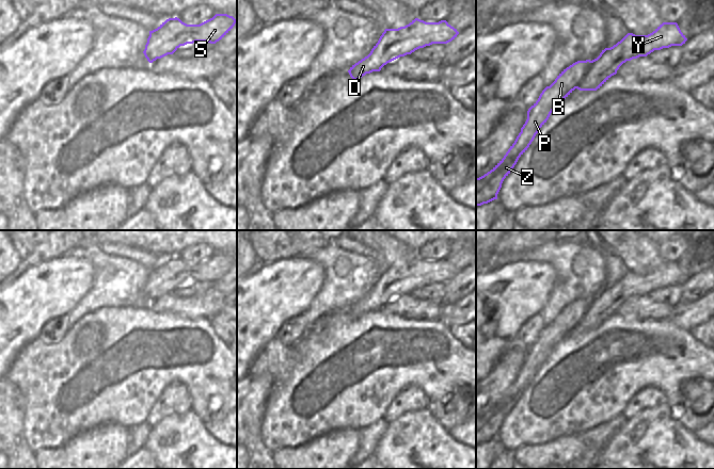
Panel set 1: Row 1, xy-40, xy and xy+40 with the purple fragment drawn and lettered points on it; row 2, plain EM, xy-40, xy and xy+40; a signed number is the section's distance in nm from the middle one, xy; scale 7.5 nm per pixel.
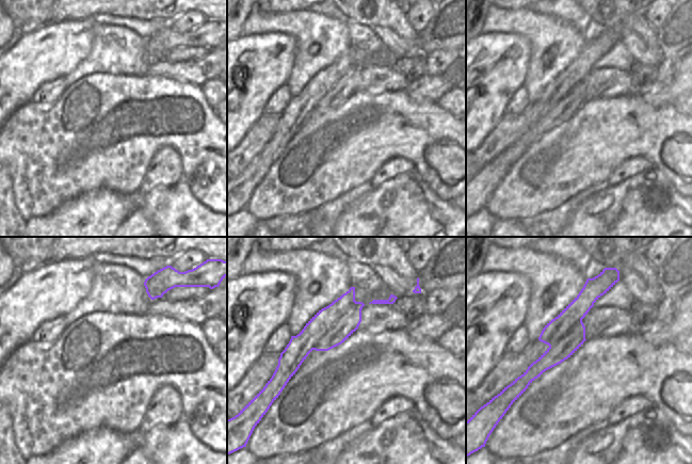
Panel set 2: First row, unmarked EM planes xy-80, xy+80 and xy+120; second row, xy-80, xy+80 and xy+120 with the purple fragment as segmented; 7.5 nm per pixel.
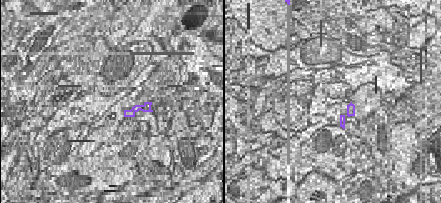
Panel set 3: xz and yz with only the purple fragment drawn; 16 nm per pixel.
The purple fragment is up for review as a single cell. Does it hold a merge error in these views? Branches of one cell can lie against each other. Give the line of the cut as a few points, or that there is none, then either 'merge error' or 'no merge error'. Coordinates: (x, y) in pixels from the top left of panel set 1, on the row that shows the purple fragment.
xy+40 (607, 48), (607, 53), (613, 59), (619, 58), (621, 64) | merge error

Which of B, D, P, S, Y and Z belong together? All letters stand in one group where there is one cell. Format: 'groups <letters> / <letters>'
groups B D P Z / S Y

